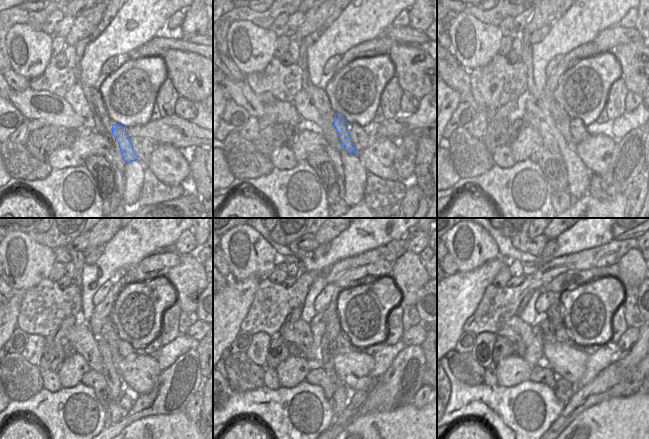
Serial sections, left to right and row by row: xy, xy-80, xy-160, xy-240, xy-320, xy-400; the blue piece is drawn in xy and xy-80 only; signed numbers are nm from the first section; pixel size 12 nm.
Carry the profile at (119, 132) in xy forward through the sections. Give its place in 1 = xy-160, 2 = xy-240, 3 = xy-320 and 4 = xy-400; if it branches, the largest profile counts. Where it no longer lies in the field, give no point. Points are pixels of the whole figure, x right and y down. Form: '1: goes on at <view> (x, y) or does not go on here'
1: goes on at xy-160 (560, 117)
2: goes on at xy-240 (109, 334)
3: goes on at xy-320 (331, 315)
4: goes on at xy-400 (555, 314)

